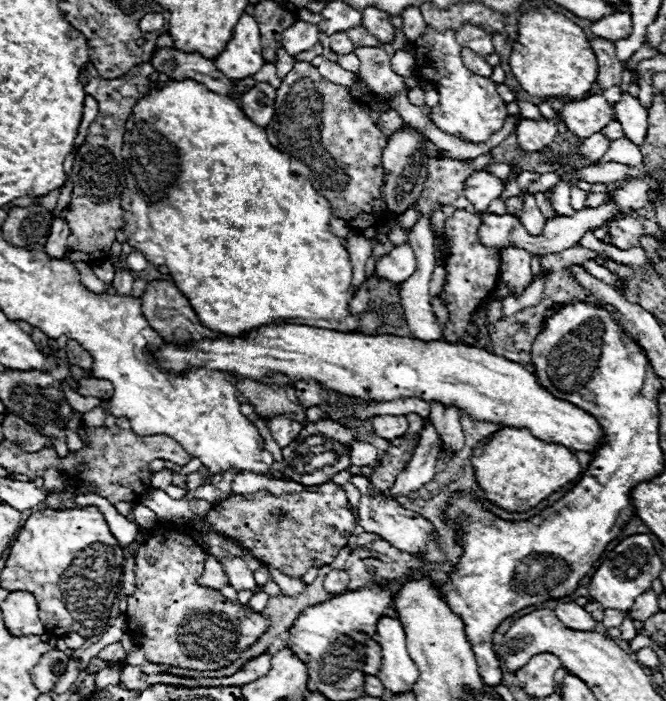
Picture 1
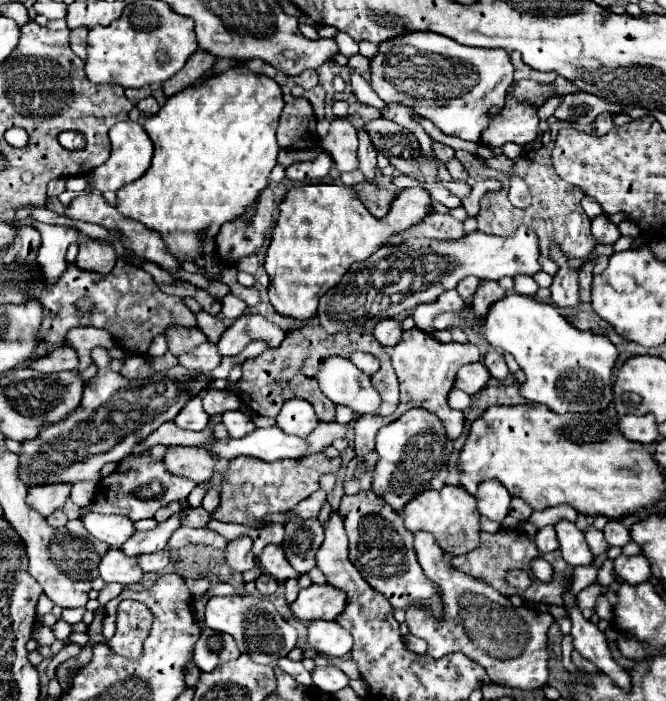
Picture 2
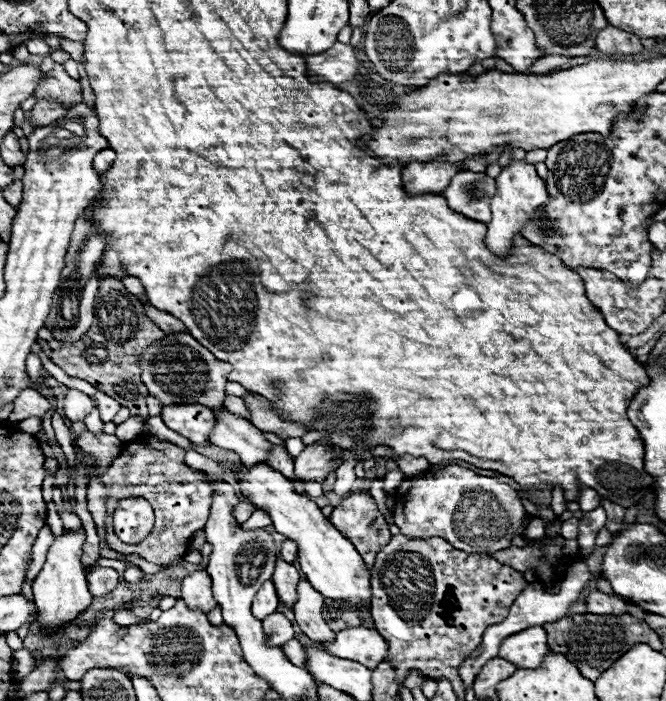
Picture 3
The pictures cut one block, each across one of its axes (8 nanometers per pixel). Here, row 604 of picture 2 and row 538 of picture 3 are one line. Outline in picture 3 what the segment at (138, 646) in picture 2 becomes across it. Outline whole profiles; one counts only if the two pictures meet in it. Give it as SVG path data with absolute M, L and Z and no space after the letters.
M126 498L118 500L112 522L114 522L114 532L122 542L138 544L150 534L154 526L154 512L148 500Z

